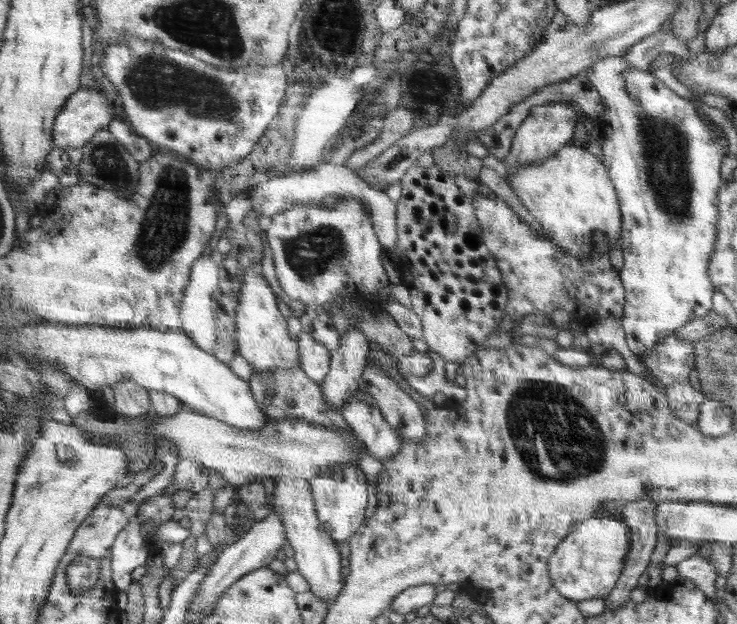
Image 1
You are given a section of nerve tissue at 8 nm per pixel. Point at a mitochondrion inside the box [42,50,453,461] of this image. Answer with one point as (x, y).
(157, 83)

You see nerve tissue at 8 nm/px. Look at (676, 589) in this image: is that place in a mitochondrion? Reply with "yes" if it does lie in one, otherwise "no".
no

